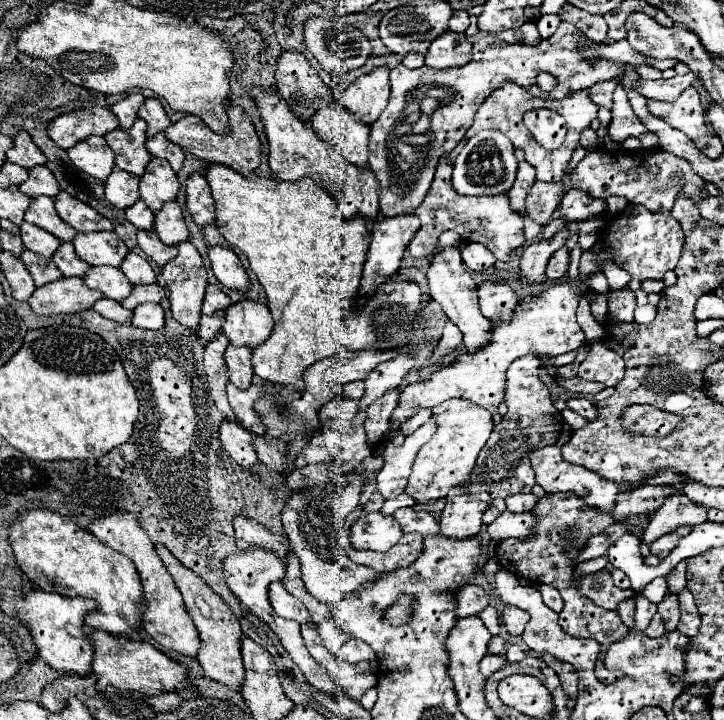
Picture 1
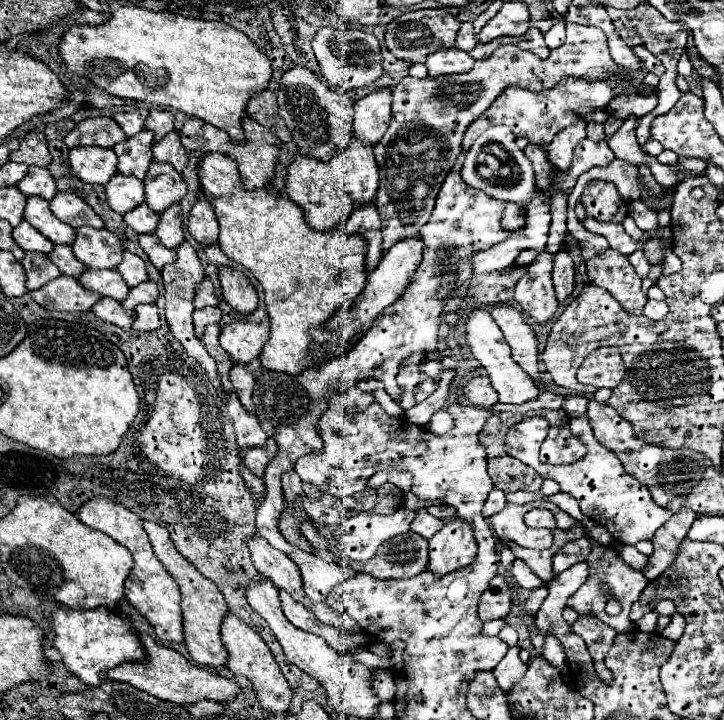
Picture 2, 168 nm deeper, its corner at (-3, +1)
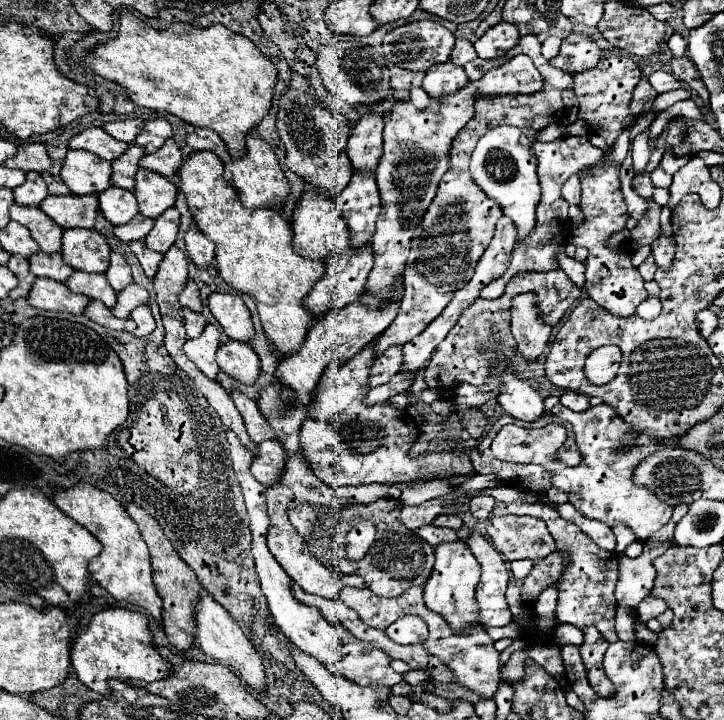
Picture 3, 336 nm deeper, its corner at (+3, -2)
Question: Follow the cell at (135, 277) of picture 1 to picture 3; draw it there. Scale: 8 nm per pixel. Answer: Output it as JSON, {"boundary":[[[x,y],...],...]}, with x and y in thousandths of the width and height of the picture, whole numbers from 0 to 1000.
{"boundary":[[[152,350],[152,372],[146,378],[146,386],[152,389],[152,397],[166,406],[171,403],[180,392],[182,392],[182,381],[180,381],[180,369],[174,367],[171,356],[163,350]]]}

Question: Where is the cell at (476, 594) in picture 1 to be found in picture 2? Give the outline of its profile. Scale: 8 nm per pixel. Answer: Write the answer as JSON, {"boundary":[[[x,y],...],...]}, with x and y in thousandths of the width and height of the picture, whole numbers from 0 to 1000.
{"boundary":[[[685,799],[677,807],[677,815],[666,824],[660,838],[660,860],[677,863],[677,860],[696,860],[704,849],[704,821],[702,810],[693,799]]]}

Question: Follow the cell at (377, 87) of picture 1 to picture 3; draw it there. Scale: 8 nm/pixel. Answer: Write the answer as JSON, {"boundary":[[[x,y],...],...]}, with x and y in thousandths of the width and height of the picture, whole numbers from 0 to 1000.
{"boundary":[[[503,158],[483,183],[481,217],[489,236],[517,239],[528,217],[530,167],[522,158]]]}

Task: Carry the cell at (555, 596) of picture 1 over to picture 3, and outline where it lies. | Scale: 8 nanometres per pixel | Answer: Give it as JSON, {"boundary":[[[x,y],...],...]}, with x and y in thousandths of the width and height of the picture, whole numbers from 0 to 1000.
{"boundary":[[[776,867],[773,872],[768,872],[765,892],[768,892],[768,897],[779,897],[779,894],[801,897],[807,892],[807,881],[804,881],[804,875],[796,875],[796,872],[785,869],[785,867]]]}

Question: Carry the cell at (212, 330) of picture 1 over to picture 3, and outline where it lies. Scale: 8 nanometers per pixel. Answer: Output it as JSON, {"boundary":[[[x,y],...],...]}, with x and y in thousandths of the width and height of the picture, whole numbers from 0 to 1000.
{"boundary":[[[251,428],[251,431],[254,431],[254,447],[257,447],[260,469],[273,469],[285,453],[285,442],[273,433],[265,433],[262,428]]]}

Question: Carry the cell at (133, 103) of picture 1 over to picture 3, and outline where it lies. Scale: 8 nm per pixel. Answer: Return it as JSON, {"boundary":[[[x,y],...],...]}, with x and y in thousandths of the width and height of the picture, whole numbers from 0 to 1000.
{"boundary":[[[174,164],[174,167],[149,169],[149,172],[144,172],[141,178],[144,178],[155,192],[182,200],[182,194],[196,183],[196,172],[199,172],[199,169],[196,169],[193,164]]]}

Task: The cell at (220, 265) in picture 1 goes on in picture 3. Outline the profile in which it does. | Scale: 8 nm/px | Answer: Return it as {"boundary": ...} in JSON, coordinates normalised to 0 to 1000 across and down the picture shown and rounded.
{"boundary":[[[293,406],[287,414],[287,428],[318,472],[345,475],[351,469],[351,450],[345,433],[329,411]]]}

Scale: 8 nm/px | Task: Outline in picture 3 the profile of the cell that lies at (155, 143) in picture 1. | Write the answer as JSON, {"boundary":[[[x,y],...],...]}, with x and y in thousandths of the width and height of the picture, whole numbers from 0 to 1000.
{"boundary":[[[240,194],[227,197],[224,206],[218,206],[210,214],[202,214],[193,222],[193,233],[210,236],[210,239],[215,239],[215,242],[221,242],[221,244],[227,244],[232,250],[243,242],[249,228],[251,228],[251,214],[249,214],[249,206],[243,203]]]}

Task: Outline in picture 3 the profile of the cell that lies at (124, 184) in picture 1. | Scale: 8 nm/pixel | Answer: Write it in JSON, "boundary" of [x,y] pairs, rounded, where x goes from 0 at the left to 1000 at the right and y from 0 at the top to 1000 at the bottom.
{"boundary":[[[152,258],[138,272],[138,292],[155,314],[169,314],[191,297],[191,283],[182,267]]]}

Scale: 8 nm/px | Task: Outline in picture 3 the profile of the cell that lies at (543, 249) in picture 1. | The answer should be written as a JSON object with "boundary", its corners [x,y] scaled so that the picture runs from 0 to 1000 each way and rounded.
{"boundary":[[[735,406],[718,408],[707,417],[707,464],[715,475],[718,492],[727,503],[740,500],[760,478],[762,456],[754,453],[740,431],[740,411]]]}

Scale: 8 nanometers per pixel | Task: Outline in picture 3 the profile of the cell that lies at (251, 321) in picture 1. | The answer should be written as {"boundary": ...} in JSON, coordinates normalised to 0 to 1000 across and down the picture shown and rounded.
{"boundary":[[[312,475],[301,483],[301,508],[334,533],[351,533],[359,522],[359,500],[345,478]]]}

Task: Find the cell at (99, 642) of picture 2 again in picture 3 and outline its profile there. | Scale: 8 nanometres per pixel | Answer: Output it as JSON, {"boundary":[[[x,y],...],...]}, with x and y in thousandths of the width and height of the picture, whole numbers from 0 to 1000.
{"boundary":[[[149,844],[135,850],[124,861],[122,872],[113,881],[108,881],[97,914],[99,914],[99,928],[108,936],[110,947],[116,947],[124,958],[138,964],[152,964],[149,953],[152,942],[215,947],[238,936],[238,922],[218,908],[210,892],[204,858],[193,850],[171,844]]]}

